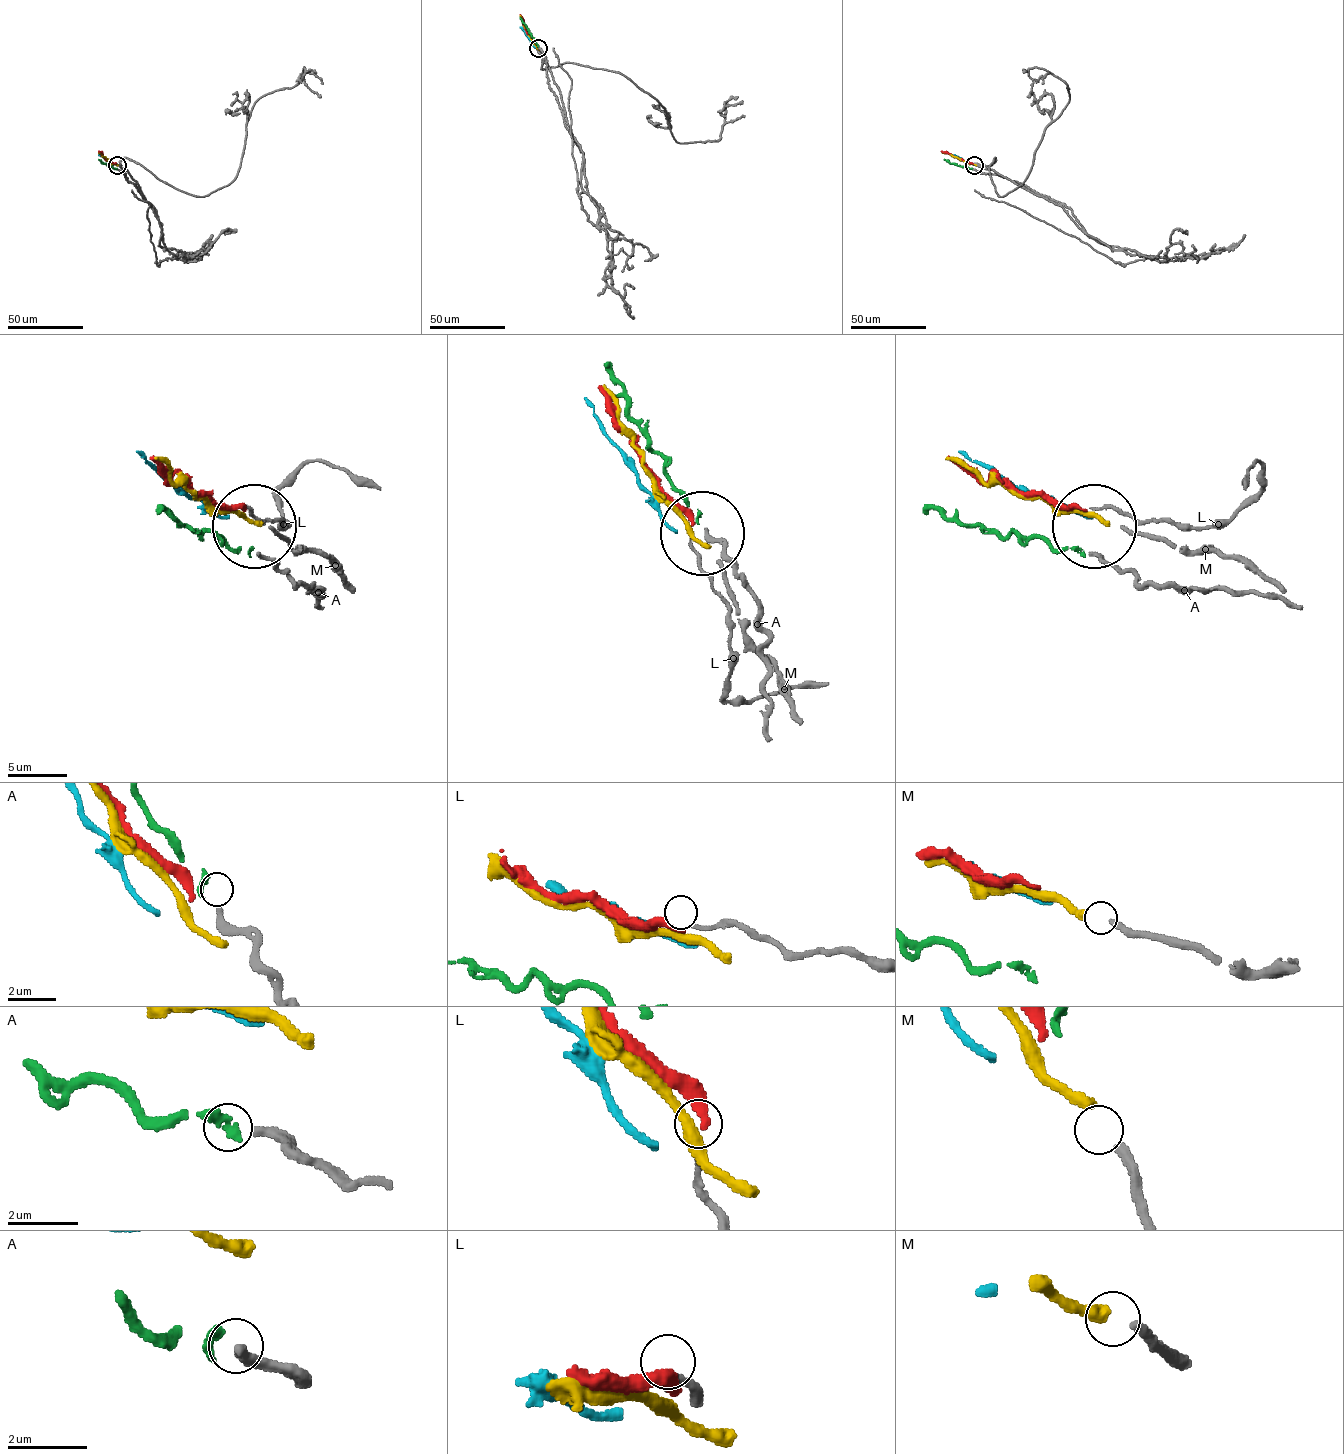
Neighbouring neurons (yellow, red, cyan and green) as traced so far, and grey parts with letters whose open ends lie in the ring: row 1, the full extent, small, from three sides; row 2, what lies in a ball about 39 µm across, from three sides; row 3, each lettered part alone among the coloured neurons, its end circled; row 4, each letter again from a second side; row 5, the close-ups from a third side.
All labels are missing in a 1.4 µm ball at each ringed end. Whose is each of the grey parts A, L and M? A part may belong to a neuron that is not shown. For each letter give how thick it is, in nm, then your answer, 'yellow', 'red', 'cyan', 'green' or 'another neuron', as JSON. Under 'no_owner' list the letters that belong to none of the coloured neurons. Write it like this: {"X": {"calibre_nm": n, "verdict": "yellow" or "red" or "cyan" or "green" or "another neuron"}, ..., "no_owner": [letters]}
{"A": {"calibre_nm": 280, "verdict": "green"}, "L": {"calibre_nm": 150, "verdict": "another neuron"}, "M": {"calibre_nm": 260, "verdict": "yellow"}, "no_owner": ["L"]}

